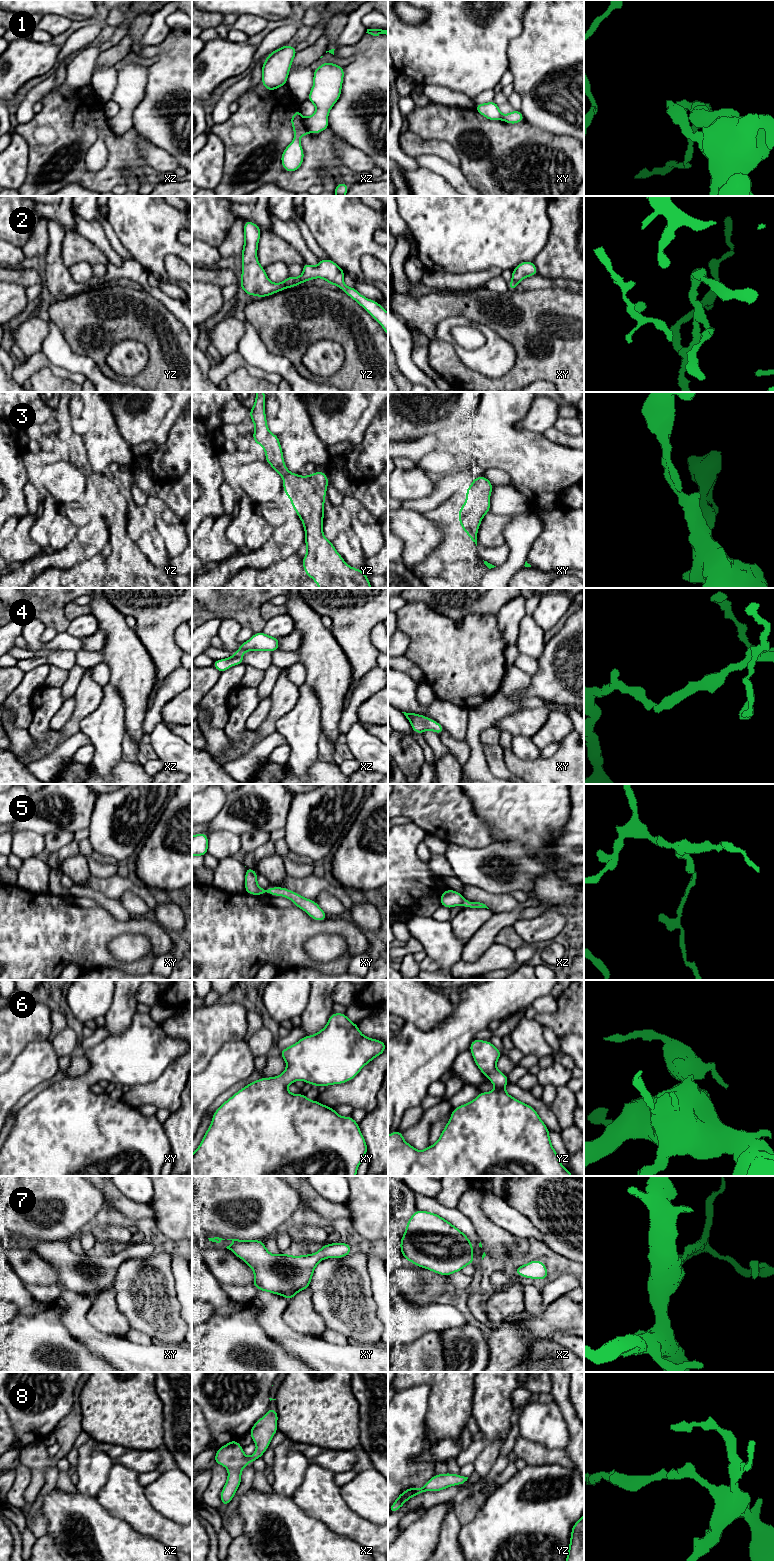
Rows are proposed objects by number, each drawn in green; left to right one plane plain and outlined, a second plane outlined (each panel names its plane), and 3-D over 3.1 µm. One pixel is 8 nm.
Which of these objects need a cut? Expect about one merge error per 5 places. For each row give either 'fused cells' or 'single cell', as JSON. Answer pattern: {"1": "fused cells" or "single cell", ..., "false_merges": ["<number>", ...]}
{"1": "fused cells", "2": "single cell", "3": "single cell", "4": "single cell", "5": "single cell", "6": "single cell", "7": "single cell", "8": "single cell", "false_merges": ["1"]}

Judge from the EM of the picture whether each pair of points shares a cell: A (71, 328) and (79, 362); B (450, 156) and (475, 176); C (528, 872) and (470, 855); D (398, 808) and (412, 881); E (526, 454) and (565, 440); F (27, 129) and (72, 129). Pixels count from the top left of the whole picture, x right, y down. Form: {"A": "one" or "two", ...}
{"A": "two", "B": "two", "C": "one", "D": "two", "E": "two", "F": "one"}

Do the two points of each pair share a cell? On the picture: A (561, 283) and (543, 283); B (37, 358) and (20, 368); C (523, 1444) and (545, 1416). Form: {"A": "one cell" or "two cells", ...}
{"A": "one cell", "B": "one cell", "C": "two cells"}

